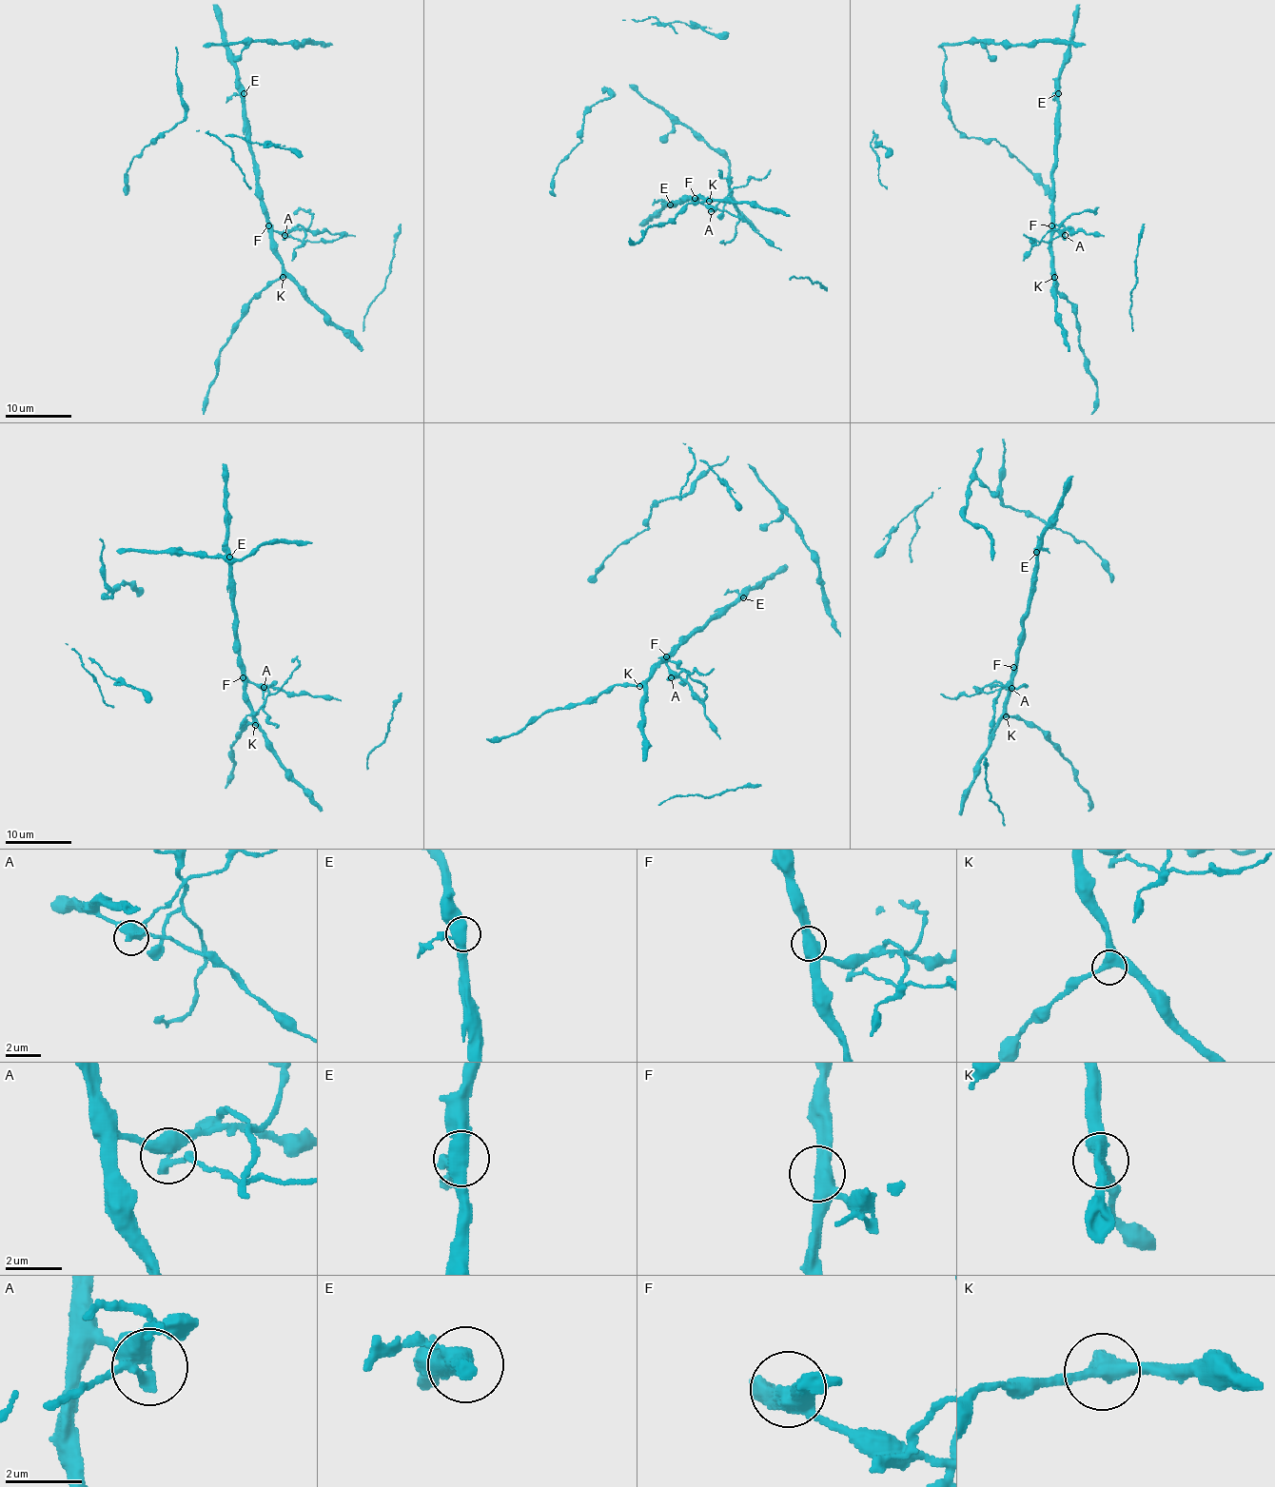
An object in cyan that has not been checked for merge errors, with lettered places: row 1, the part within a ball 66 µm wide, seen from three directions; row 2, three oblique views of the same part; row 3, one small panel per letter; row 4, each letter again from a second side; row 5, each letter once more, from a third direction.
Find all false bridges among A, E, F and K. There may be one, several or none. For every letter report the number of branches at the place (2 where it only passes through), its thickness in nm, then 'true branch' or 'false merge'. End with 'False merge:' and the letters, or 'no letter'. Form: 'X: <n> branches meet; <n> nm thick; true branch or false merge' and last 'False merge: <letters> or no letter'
A: 3 branches meet; 360 nm thick; false merge
E: 3 branches meet; 480 nm thick; true branch
F: 3 branches meet; 440 nm thick; true branch
K: 3 branches meet; 380 nm thick; true branch
False merge: A

